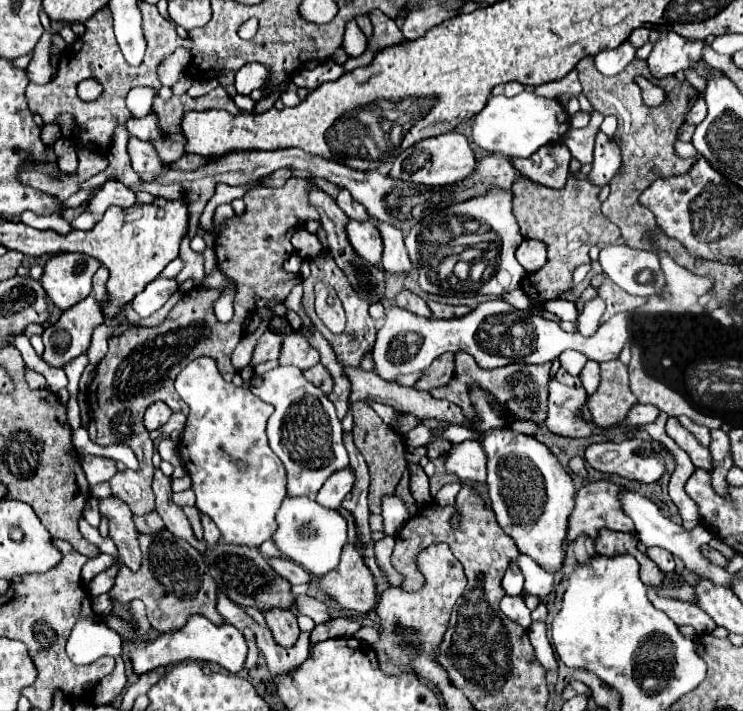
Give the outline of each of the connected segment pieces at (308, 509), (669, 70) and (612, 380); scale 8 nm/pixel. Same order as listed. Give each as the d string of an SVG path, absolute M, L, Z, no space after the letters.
M285 497L277 511L277 531L273 535L285 557L321 577L339 565L343 545L347 543L347 519L335 511L317 505L311 497Z
M673 31L661 35L661 39L653 45L653 51L647 57L651 75L659 79L689 69L697 59L701 59L703 45L709 45L714 39L715 36L709 35L705 43L691 43L689 39L683 39Z
M619 359L601 363L599 389L587 399L587 403L595 425L611 427L623 421L629 407L635 405L635 395L629 391L627 365Z

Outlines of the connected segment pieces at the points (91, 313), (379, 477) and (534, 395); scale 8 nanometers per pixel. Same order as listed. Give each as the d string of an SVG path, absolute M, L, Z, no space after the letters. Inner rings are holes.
M89 295L83 303L77 303L75 307L67 309L57 323L49 325L43 331L45 351L41 359L51 367L65 367L71 359L87 351L91 333L101 323L101 303L97 303Z
M354 402L349 404L349 411L353 413L355 427L353 427L353 441L359 453L365 457L369 475L371 475L371 485L369 485L369 509L371 513L381 513L381 499L383 495L395 495L395 487L407 469L407 459L405 459L405 441L403 435L399 435L395 429L385 425L381 417L377 415L371 407L367 407L365 402Z
M459 351L459 353L455 353L455 373L453 373L451 383L447 387L433 389L431 395L437 397L437 399L449 399L449 401L453 401L455 405L459 405L463 409L463 413L471 421L477 421L475 409L473 409L473 405L469 401L469 393L467 393L469 383L477 383L487 393L495 395L495 401L501 403L503 411L509 413L511 417L515 417L515 419L533 419L535 423L543 425L545 415L547 415L547 383L549 383L549 377L551 377L549 369L551 369L551 363L545 363L545 365L511 363L511 365L487 371L487 369L479 367L471 355L467 355L465 351Z

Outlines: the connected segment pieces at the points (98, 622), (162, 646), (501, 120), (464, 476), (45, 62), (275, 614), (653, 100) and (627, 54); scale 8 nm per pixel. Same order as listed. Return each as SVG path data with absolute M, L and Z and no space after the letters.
M79 619L69 635L67 655L75 665L87 665L105 655L123 655L123 641L103 619Z
M191 615L181 629L163 633L155 641L151 641L147 647L135 649L135 651L129 653L129 659L133 661L133 669L139 675L147 673L147 671L153 671L157 667L167 667L167 665L181 663L181 661L187 661L187 659L191 659L191 661L211 661L211 663L217 663L217 665L225 667L231 673L237 673L237 671L243 669L245 657L247 657L247 645L245 645L243 633L229 623L215 625L203 615Z
M521 91L515 97L505 95L489 97L485 109L473 117L471 137L479 149L489 153L501 153L513 159L513 157L531 157L541 145L559 141L569 131L569 127L571 127L569 117L557 99L537 97L535 93Z
M469 439L451 445L443 459L447 475L455 475L461 483L485 483L485 451L479 439Z
M45 31L45 33L41 35L39 43L37 43L35 49L33 49L31 63L29 63L27 69L25 69L27 79L29 79L31 83L43 85L43 83L47 83L47 81L55 75L55 69L51 67L49 59L51 59L51 33Z
M273 607L271 611L263 611L263 617L279 645L291 647L297 641L299 627L297 627L297 615L293 611Z
M637 77L635 83L641 87L641 95L643 95L643 101L649 105L649 107L659 107L663 101L665 101L665 91L657 85L653 85L651 81L647 81L645 77Z
M629 41L621 43L619 47L615 47L613 51L601 51L595 55L595 67L603 73L603 75L617 75L621 73L635 57L635 47L631 47Z

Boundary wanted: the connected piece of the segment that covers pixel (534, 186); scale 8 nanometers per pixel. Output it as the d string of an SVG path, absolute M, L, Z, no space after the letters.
M569 175L567 185L563 189L549 189L525 177L519 177L513 187L513 211L521 227L521 235L525 239L543 241L549 251L549 261L539 271L531 273L531 277L523 279L523 291L531 297L535 307L541 309L543 301L557 299L559 293L569 289L573 271L579 265L591 261L587 255L591 247L603 247L619 239L619 227L605 219L605 215L601 213L601 201L597 199L601 187L593 185L587 179Z

